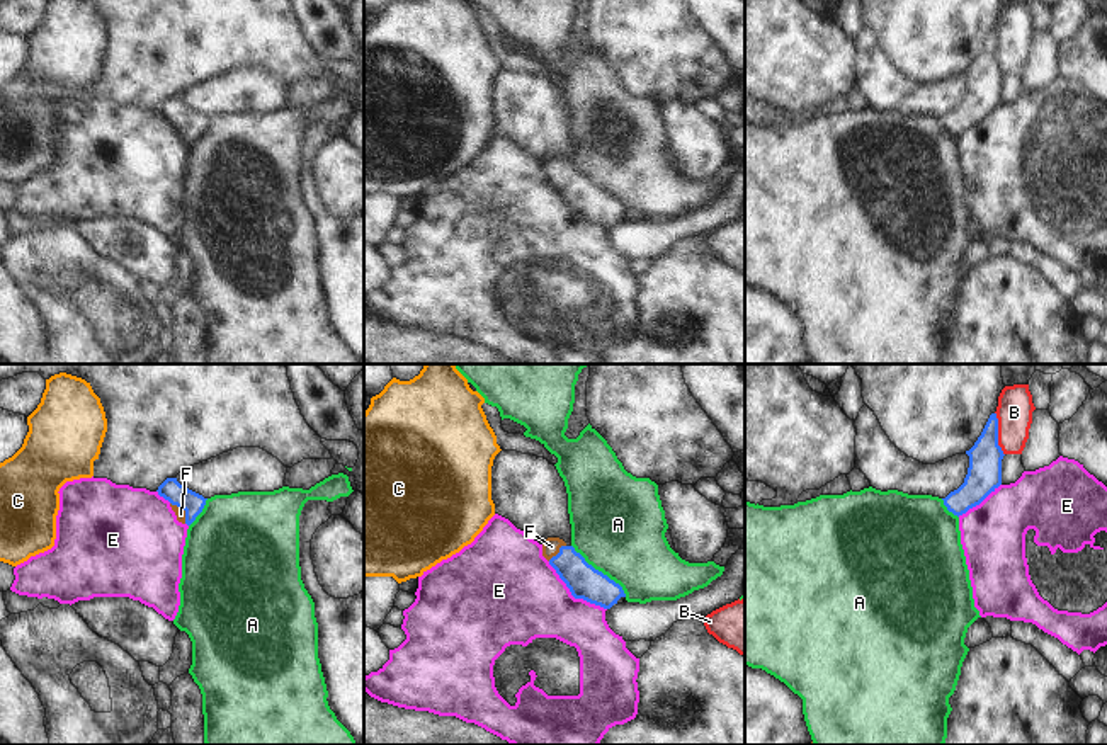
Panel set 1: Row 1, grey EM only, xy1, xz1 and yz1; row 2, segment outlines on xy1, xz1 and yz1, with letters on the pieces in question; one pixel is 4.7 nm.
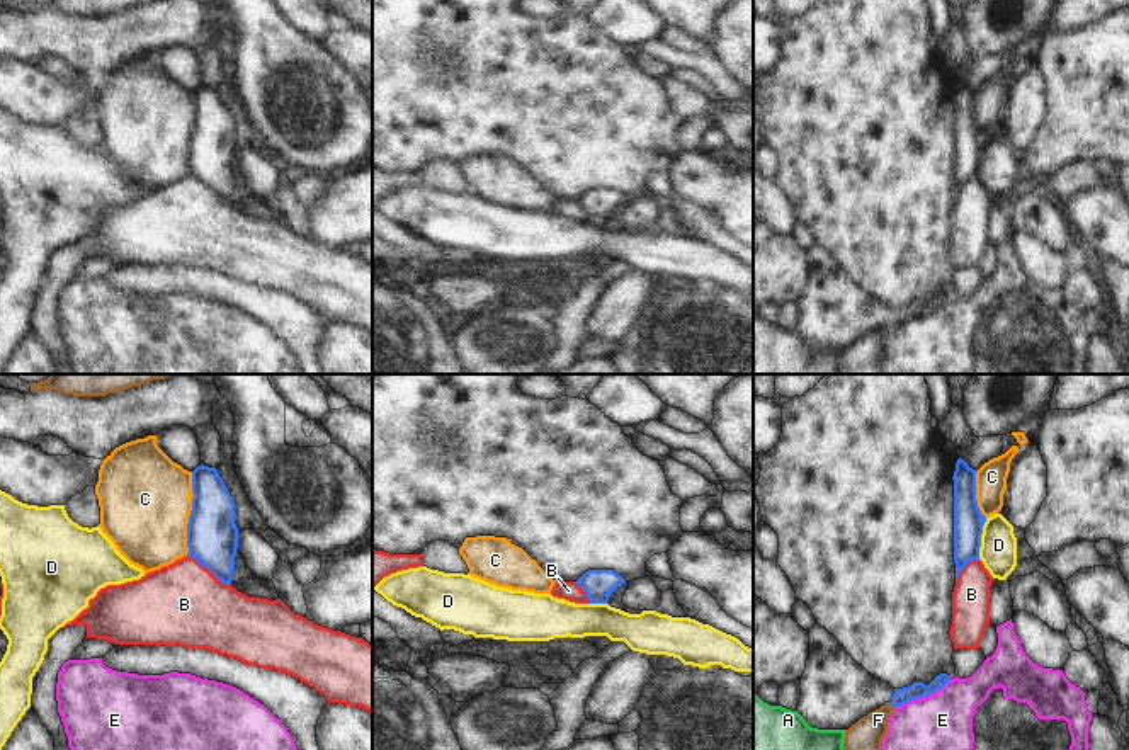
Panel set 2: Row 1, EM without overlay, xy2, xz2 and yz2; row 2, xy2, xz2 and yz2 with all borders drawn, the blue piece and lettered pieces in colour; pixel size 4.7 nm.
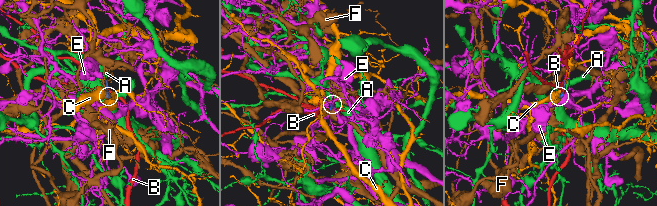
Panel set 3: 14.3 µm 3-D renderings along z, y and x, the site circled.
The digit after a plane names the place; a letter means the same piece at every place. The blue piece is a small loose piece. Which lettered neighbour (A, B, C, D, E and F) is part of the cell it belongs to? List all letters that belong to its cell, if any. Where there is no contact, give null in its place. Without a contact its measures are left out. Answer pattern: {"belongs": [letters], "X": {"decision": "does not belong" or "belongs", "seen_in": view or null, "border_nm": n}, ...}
{"belongs": ["F"], "A": {"decision": "does not belong", "seen_in": "xz1", "border_nm": 360}, "B": {"decision": "does not belong", "seen_in": "xy2", "border_nm": 260}, "C": {"decision": "does not belong", "seen_in": "xy2", "border_nm": 400}, "D": {"decision": "does not belong", "seen_in": "yz2", "border_nm": 200}, "E": {"decision": "does not belong", "seen_in": "xz1", "border_nm": 360}, "F": {"decision": "belongs", "seen_in": "xz1", "border_nm": 120}}

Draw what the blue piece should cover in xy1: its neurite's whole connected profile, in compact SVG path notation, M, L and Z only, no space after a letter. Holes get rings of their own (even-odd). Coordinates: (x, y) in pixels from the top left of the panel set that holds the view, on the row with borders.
M167 478L158 486L158 495L170 502L177 520L190 526L196 517L202 512L206 500L202 495L185 488L177 481L177 478Z

